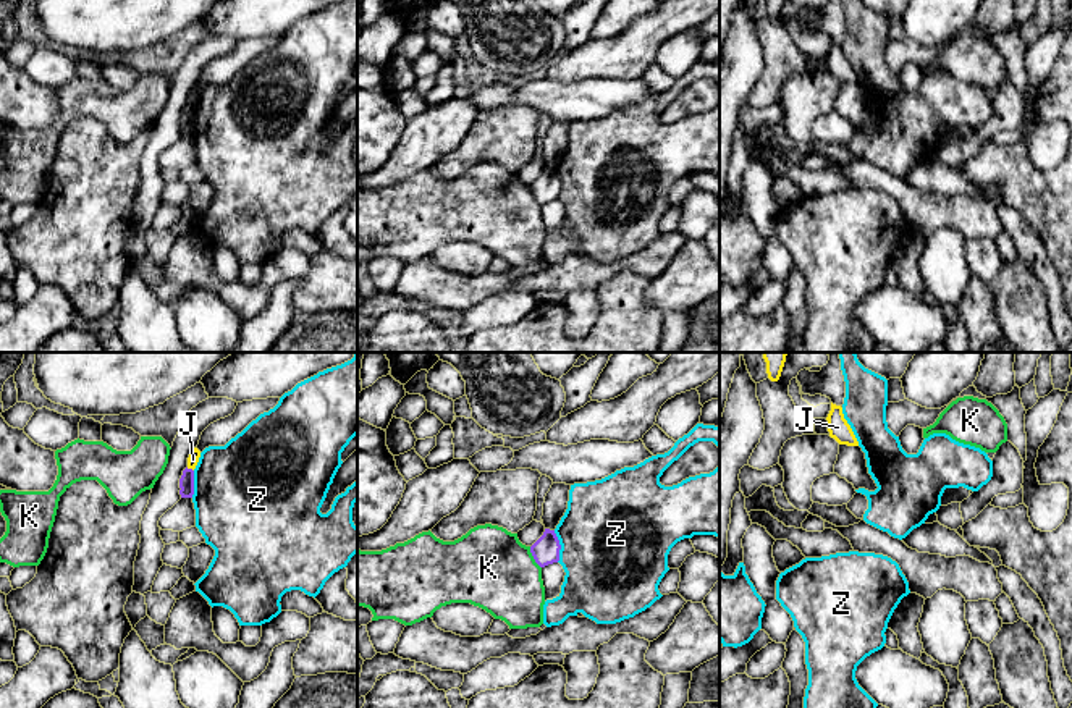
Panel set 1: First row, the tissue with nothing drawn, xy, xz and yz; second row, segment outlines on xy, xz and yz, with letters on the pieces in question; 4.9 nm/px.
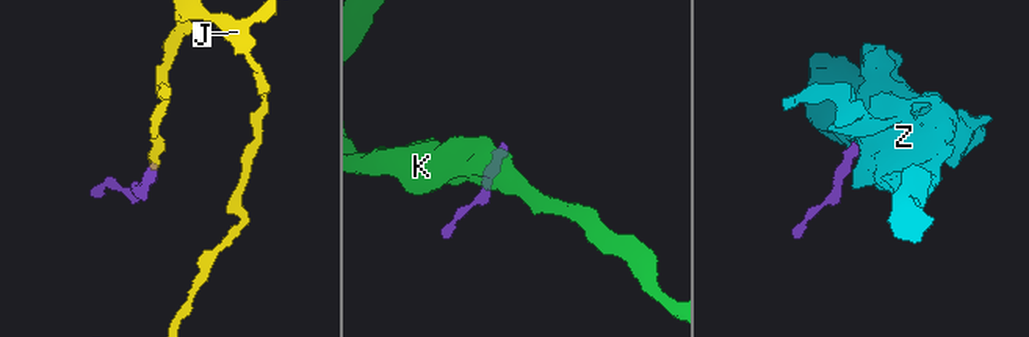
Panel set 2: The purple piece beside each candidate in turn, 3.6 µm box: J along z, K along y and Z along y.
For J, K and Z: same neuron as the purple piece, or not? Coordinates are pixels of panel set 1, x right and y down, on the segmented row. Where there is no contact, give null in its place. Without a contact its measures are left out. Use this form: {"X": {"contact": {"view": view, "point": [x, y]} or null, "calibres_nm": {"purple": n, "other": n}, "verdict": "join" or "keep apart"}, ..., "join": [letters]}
{"J": {"contact": {"view": "xy", "point": [189, 469]}, "calibres_nm": {"purple": 80, "other": 60}, "verdict": "keep apart"}, "K": {"contact": {"view": "xz", "point": [534, 558]}, "calibres_nm": {"purple": 140, "other": 400}, "verdict": "keep apart"}, "Z": {"contact": {"view": "xz", "point": [560, 547]}, "calibres_nm": {"purple": 140, "other": 500}, "verdict": "keep apart"}, "join": []}

